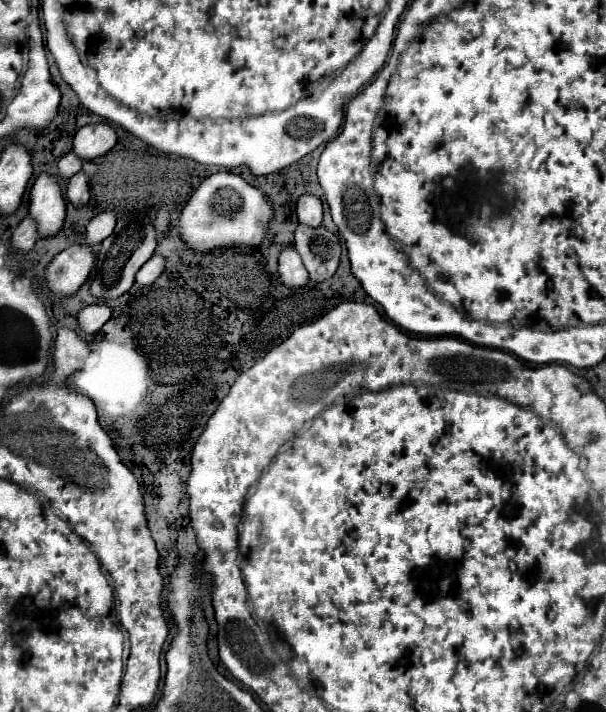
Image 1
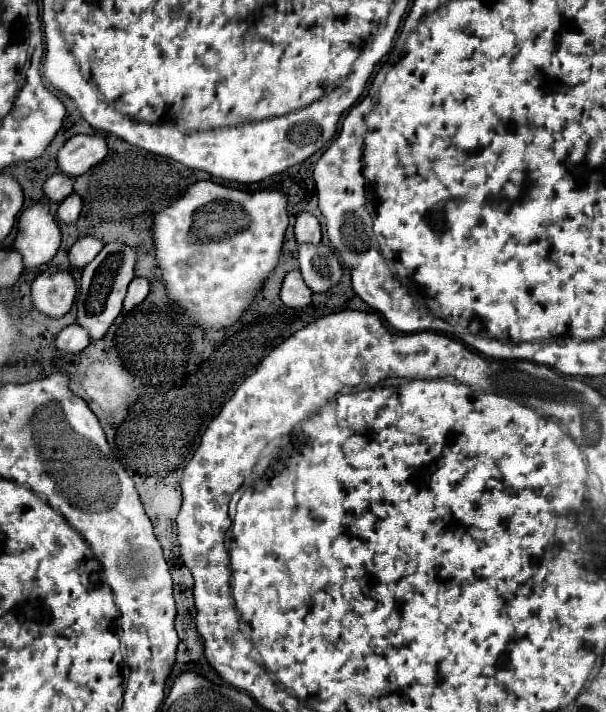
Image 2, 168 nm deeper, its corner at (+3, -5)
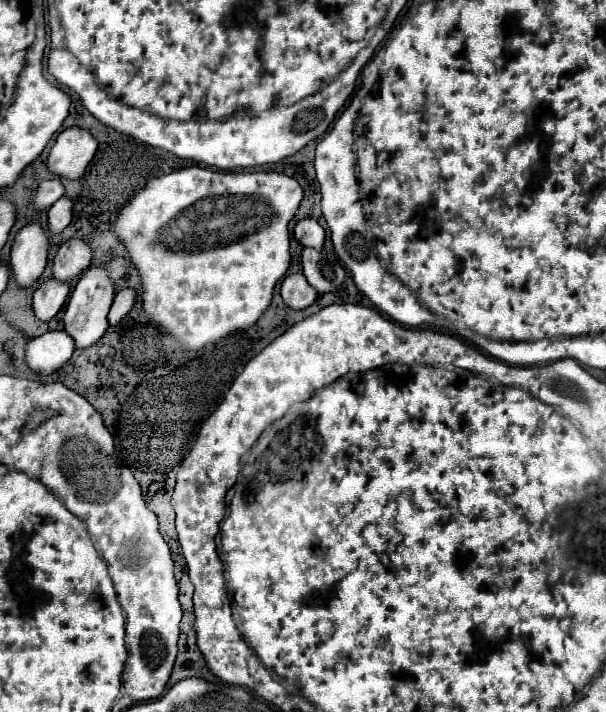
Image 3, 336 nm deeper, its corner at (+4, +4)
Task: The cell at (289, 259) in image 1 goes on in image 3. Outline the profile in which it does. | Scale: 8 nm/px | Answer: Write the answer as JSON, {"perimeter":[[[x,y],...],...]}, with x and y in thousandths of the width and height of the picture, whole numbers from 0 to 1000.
{"perimeter":[[[483,383],[464,397],[464,417],[480,434],[503,434],[523,420],[523,409],[513,406],[500,383]]]}

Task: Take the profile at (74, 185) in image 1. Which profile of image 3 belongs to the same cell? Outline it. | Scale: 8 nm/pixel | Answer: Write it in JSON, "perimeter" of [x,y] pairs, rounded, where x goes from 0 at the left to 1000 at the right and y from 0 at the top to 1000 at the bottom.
{"perimeter":[[[101,277],[94,285],[87,285],[78,296],[81,305],[81,322],[87,327],[104,324],[114,313],[117,313],[117,302],[120,302],[120,282],[114,277]]]}

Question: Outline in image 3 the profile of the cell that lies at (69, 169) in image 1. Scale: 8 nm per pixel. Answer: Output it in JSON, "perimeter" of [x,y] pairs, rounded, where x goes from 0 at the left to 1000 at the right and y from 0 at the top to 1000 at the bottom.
{"perimeter":[[[97,249],[68,254],[64,265],[61,265],[61,274],[58,274],[58,291],[61,294],[81,294],[104,274],[107,274],[107,263],[104,263]]]}

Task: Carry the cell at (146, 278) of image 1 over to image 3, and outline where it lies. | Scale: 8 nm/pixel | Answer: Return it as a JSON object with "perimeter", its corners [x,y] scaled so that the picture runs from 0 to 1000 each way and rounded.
{"perimeter":[[[200,406],[193,414],[190,414],[190,423],[183,428],[183,437],[180,437],[180,456],[193,456],[213,437],[216,431],[223,428],[223,420],[226,420],[226,409],[223,406]]]}

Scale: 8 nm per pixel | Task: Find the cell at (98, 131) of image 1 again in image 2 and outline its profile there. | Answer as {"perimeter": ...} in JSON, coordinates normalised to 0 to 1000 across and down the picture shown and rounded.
{"perimeter":[[[165,188],[152,191],[119,191],[99,211],[96,211],[96,236],[99,242],[125,250],[142,244],[152,233],[172,225],[178,213],[175,197]]]}

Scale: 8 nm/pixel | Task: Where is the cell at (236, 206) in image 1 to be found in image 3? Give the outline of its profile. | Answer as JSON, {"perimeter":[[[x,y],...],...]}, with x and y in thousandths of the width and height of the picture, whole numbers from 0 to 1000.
{"perimeter":[[[305,235],[249,251],[196,299],[186,324],[203,336],[236,395],[243,448],[285,471],[305,493],[325,493],[388,465],[424,454],[444,431],[450,403],[477,378],[477,310],[500,279],[497,260],[467,243],[365,243]]]}

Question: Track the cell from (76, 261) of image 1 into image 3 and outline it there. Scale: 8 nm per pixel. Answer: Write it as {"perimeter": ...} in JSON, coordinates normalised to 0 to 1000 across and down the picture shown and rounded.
{"perimeter":[[[91,389],[64,397],[54,412],[54,437],[61,448],[68,451],[87,448],[97,440],[97,434],[104,431],[104,426],[111,423],[114,409],[117,409],[114,397],[94,395]]]}

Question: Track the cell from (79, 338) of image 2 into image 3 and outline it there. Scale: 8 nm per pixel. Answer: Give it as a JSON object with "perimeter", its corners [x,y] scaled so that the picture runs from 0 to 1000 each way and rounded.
{"perimeter":[[[78,465],[74,471],[51,476],[41,493],[45,513],[64,524],[94,521],[124,493],[124,479],[111,465]]]}

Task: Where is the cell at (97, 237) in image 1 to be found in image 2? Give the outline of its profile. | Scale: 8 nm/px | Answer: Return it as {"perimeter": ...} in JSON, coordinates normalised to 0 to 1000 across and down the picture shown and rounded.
{"perimeter":[[[139,331],[132,334],[116,351],[112,351],[112,365],[116,365],[116,376],[119,379],[132,379],[142,371],[149,371],[162,354],[168,351],[168,340],[158,331]]]}

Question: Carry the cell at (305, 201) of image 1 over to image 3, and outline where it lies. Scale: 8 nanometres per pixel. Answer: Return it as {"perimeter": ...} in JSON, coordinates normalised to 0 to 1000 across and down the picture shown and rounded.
{"perimeter":[[[500,305],[487,316],[487,336],[503,347],[530,347],[536,338],[536,324],[520,305]]]}

